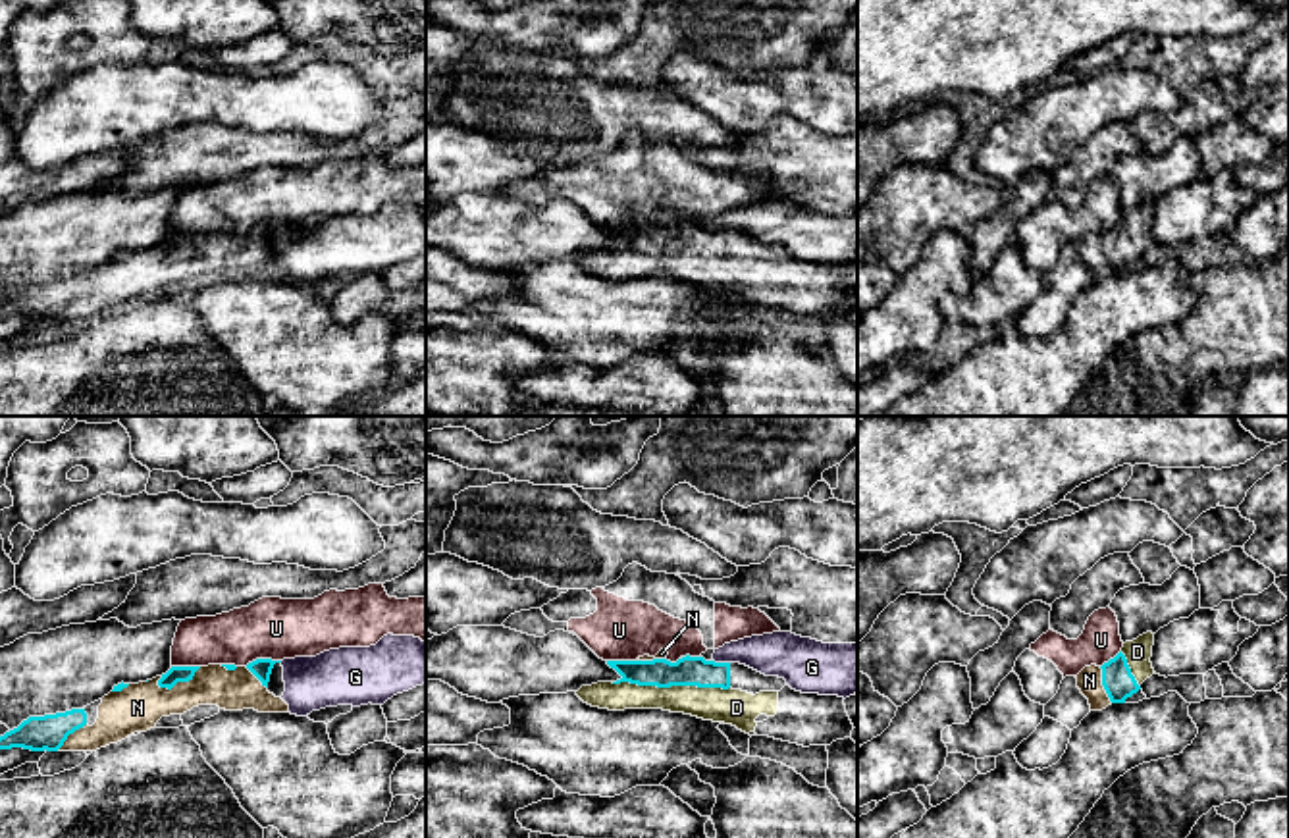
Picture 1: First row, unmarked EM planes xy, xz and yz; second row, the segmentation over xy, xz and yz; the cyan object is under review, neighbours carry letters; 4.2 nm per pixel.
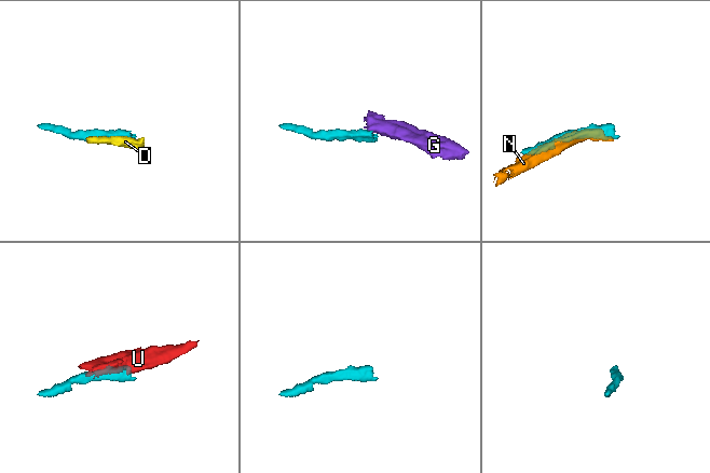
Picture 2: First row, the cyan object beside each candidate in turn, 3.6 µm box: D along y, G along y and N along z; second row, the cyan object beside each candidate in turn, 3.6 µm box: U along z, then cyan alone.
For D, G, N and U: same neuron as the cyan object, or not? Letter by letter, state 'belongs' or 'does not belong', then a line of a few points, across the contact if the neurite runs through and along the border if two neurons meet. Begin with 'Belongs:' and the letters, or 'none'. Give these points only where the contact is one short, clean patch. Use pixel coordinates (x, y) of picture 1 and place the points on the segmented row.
Belongs: D, N
D: belongs
G: does not belong; line xz (713, 659), (729, 663)
N: belongs
U: does not belong

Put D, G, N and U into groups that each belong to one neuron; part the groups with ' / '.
D N / G / U

